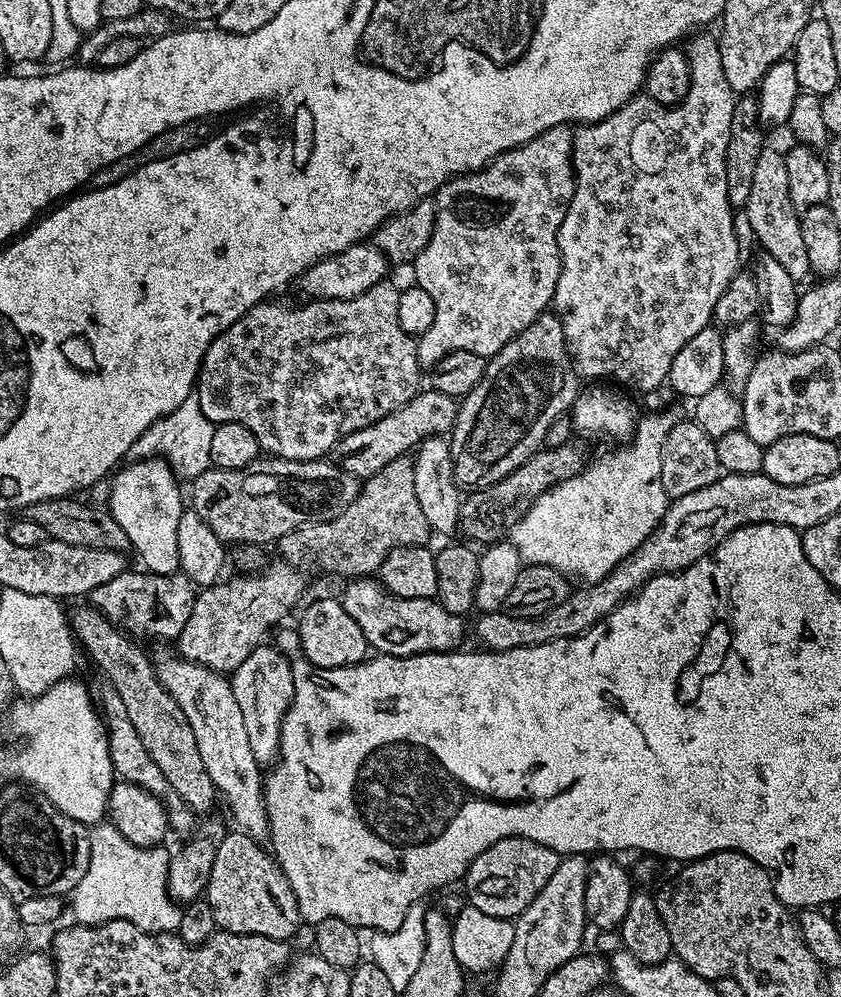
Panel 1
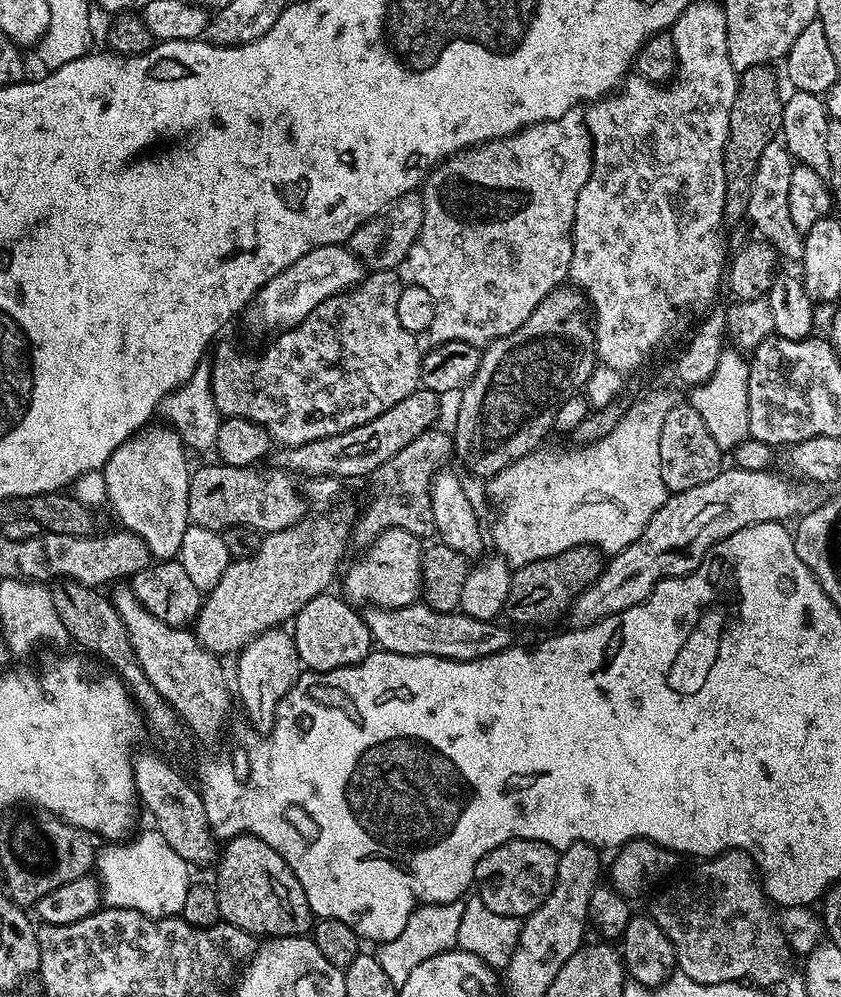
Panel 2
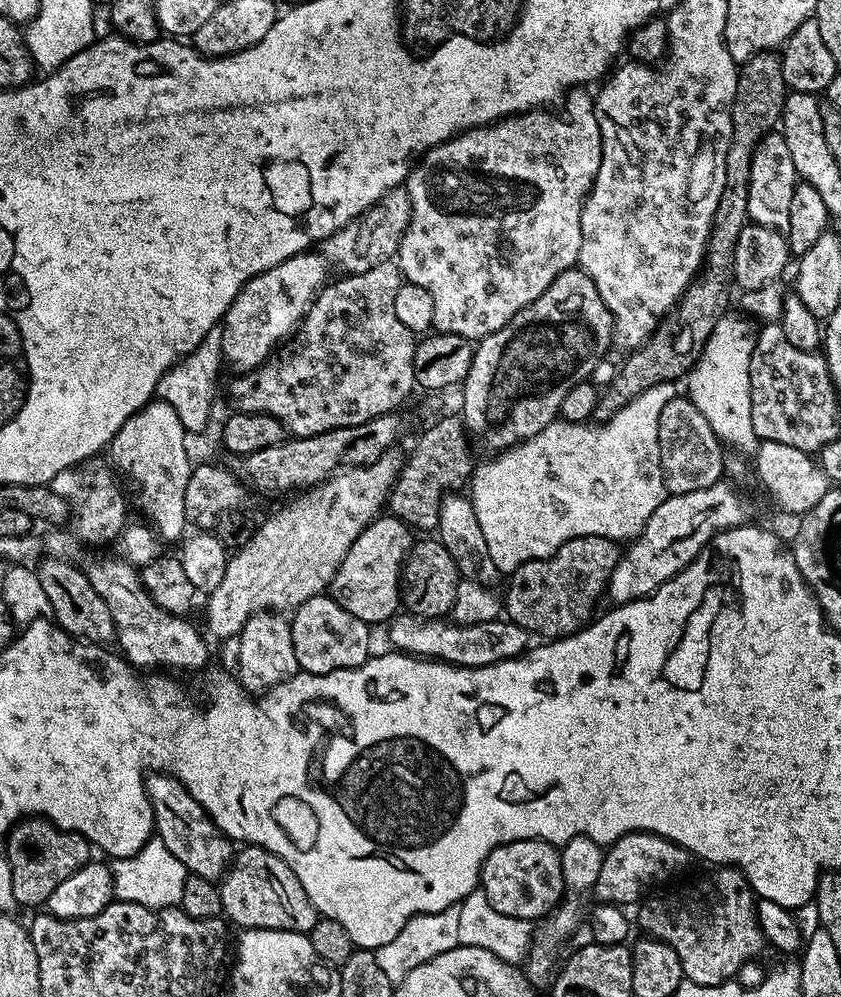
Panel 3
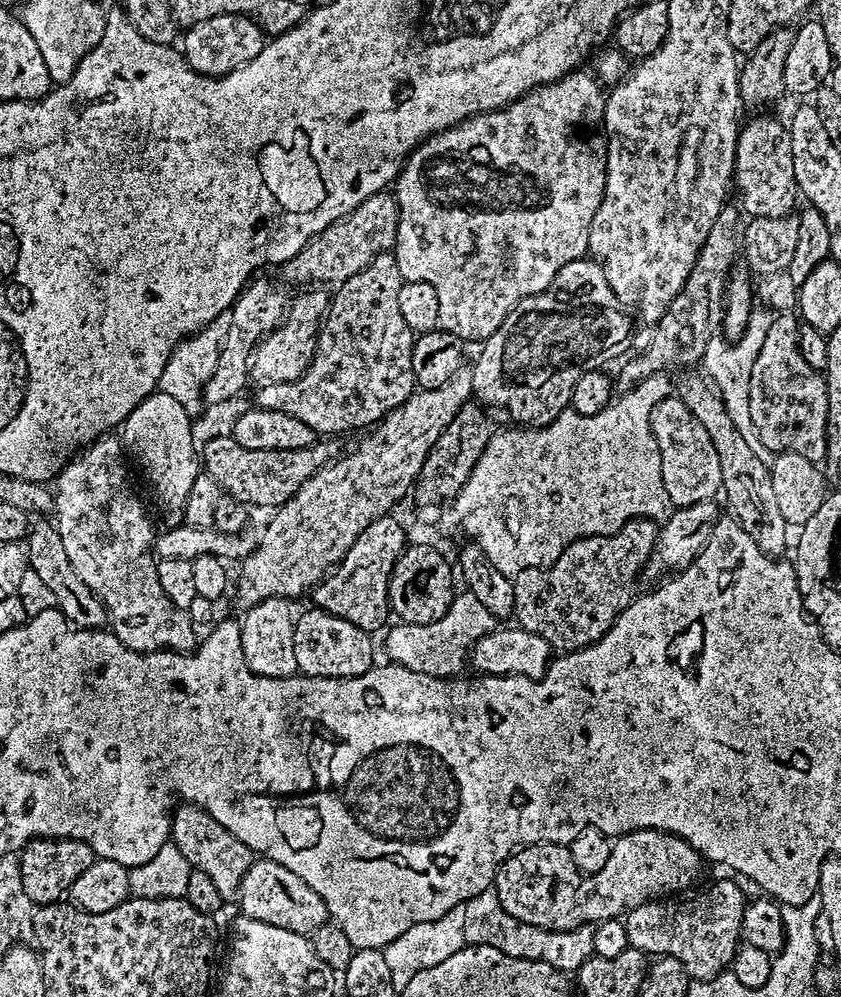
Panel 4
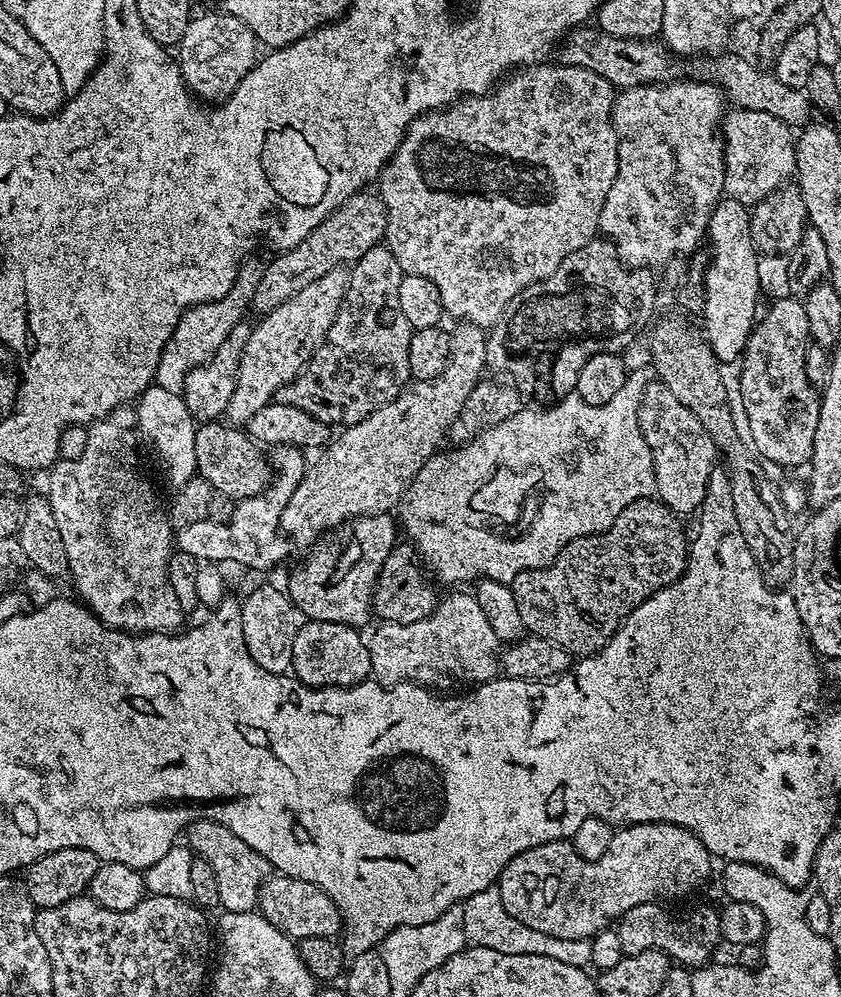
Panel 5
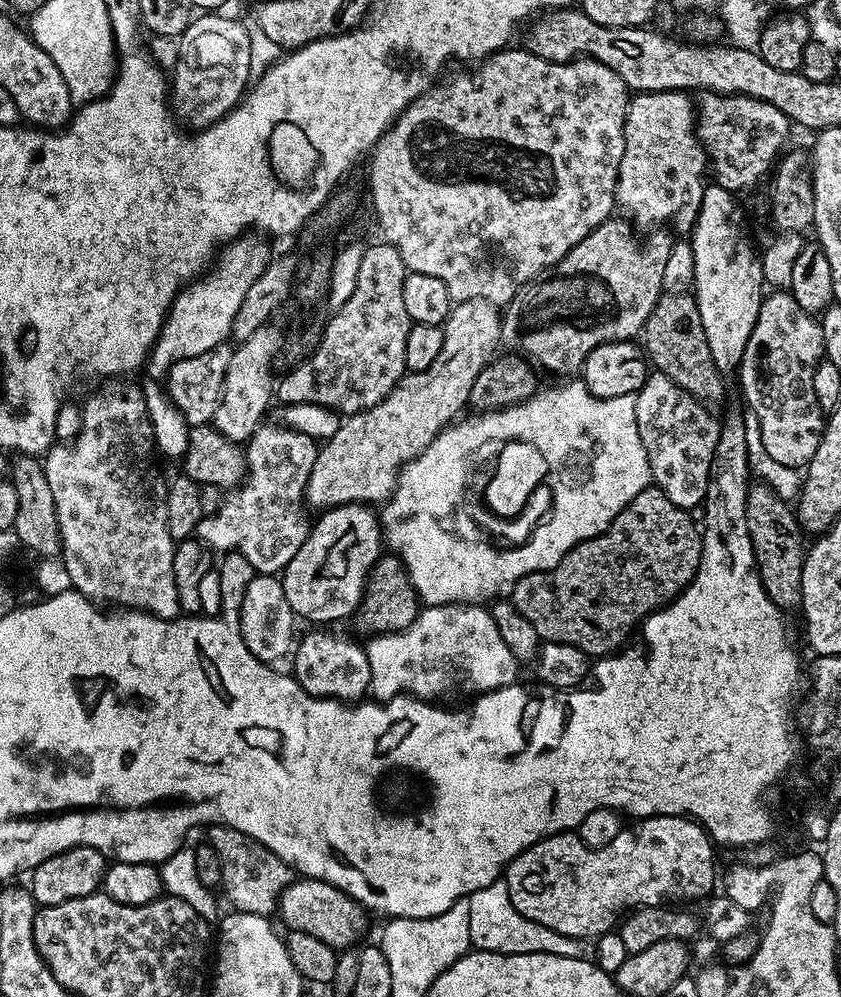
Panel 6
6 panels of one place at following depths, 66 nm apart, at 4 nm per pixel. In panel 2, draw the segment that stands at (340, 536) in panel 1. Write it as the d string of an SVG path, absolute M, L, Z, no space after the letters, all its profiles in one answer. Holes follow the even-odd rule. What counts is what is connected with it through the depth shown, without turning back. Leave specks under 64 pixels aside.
M433 426L427 432L418 434L408 446L404 446L371 474L372 493L368 496L368 505L361 510L356 524L354 520L350 528L351 539L357 540L360 546L371 544L378 534L391 528L401 528L421 538L433 535L434 514L430 510L432 478L454 456L453 437L438 429Z

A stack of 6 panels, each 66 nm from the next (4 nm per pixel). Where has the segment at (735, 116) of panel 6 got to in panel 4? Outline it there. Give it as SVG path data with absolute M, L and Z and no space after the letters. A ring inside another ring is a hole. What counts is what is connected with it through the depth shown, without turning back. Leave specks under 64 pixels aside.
M756 114L748 125L736 134L736 161L734 162L734 188L740 191L739 207L753 216L785 216L793 211L792 203L798 200L794 178L794 154L790 154L790 134L782 119L771 120Z

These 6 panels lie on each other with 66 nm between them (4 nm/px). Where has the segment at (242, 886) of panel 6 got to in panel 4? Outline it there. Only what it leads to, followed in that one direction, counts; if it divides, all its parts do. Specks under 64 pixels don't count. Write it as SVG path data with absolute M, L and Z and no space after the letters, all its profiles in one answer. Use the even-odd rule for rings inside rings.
M184 802L177 805L173 811L170 840L178 846L178 850L192 868L205 871L213 879L218 894L226 902L237 899L241 878L256 859L255 853L241 839L230 834L230 830L222 826L204 808Z

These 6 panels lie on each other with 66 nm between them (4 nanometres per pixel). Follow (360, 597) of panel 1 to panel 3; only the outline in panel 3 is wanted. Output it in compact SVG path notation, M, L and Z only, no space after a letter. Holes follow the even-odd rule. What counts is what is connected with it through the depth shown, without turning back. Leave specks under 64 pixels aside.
M397 614L392 617L386 631L388 631L388 640L392 643L389 645L393 649L417 658L435 658L446 664L459 664L461 668L481 668L497 664L515 656L525 655L530 647L529 632L507 618L497 618L490 622L478 622L477 624L458 624L448 618L425 618L411 614Z

